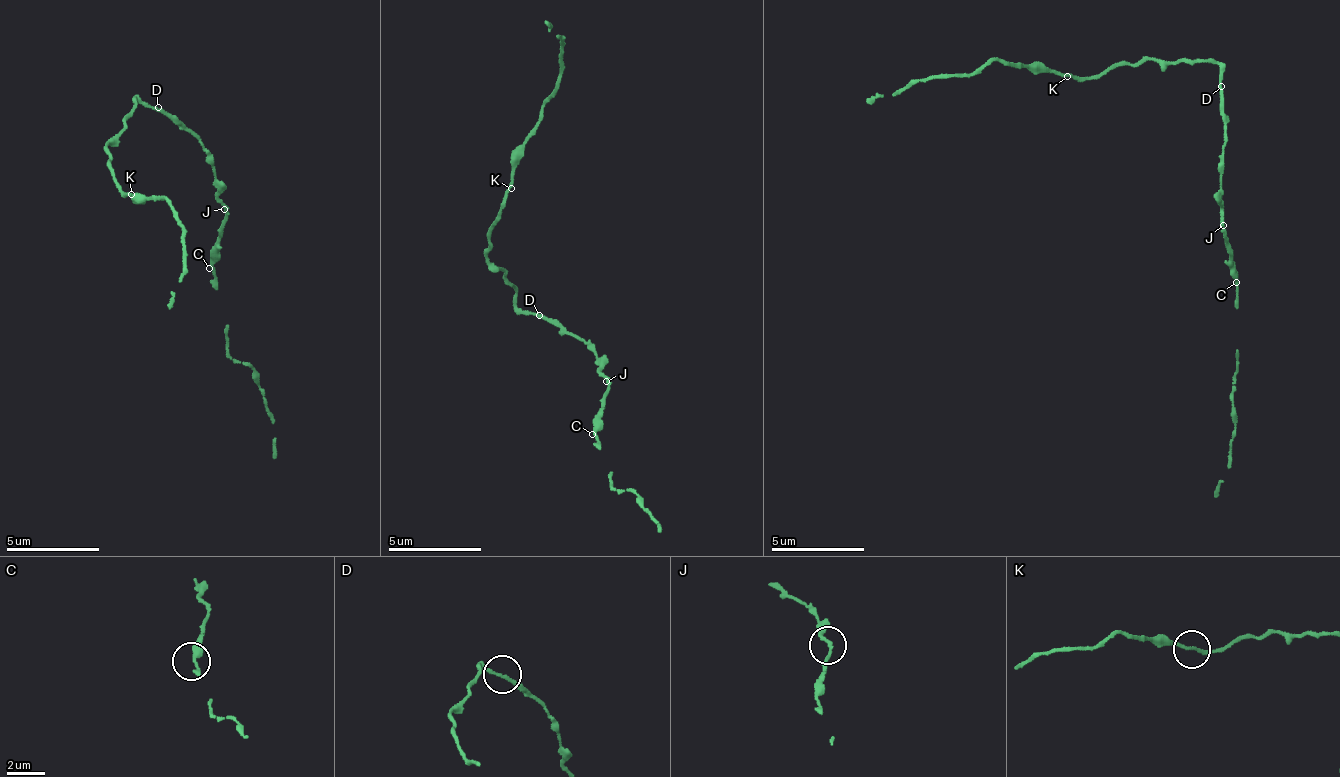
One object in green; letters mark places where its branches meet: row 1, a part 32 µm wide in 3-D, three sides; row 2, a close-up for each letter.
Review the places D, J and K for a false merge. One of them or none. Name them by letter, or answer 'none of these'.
none of these

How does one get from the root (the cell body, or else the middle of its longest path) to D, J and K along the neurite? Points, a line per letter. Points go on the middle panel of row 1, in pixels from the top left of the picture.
D: (553, 322), (539, 315)
J: (553, 322), (567, 333), (581, 337), (586, 347), (595, 352), (595, 365), (605, 380)
K: (553, 322), (520, 312), (515, 284), (487, 260), (487, 227), (497, 221), (511, 188)

